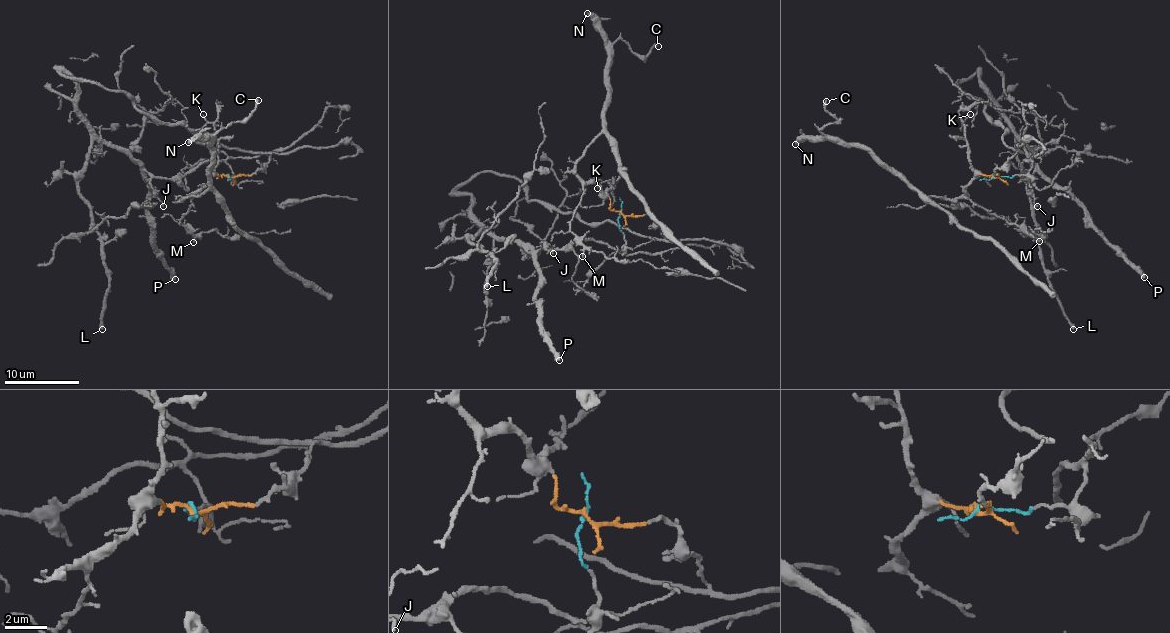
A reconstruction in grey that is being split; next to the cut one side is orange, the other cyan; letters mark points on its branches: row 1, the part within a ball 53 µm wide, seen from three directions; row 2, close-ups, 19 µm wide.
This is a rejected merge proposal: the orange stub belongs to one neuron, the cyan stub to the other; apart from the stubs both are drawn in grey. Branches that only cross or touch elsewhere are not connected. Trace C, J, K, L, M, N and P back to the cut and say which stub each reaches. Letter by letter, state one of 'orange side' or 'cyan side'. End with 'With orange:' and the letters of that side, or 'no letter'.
C: orange side
J: cyan side
K: orange side
L: cyan side
M: orange side
N: orange side
P: cyan side
With orange: C, K, M, N

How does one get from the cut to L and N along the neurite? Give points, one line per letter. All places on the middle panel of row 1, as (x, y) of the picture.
L: (621, 212), (625, 244), (618, 250), (591, 240), (526, 250), (481, 231), (469, 240), (496, 260), (487, 286)
N: (621, 212), (610, 208), (596, 184), (575, 172), (575, 161), (602, 127), (607, 84), (605, 36), (586, 13)

